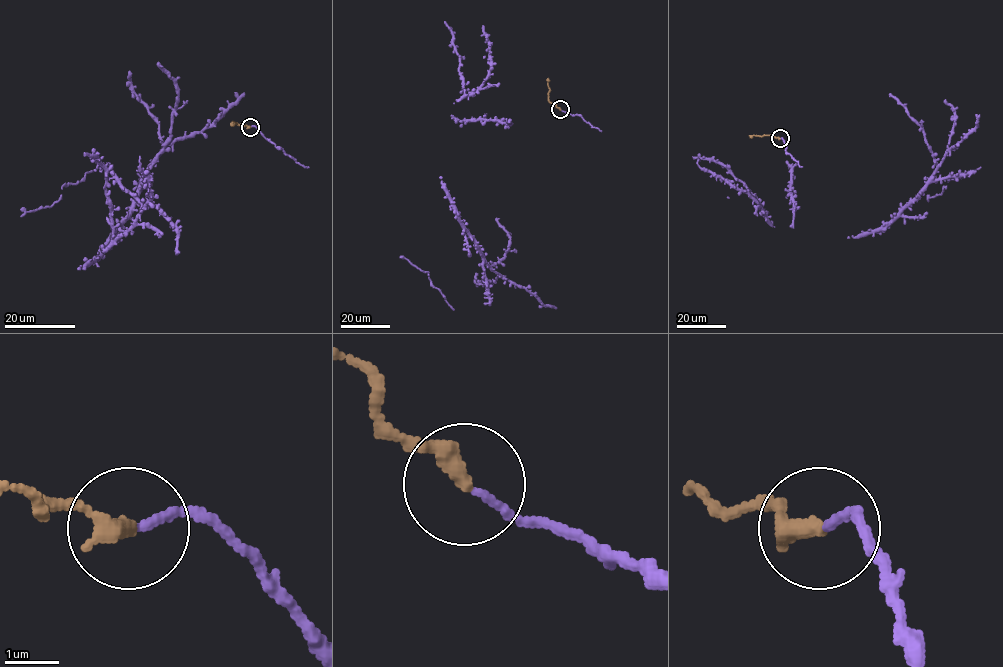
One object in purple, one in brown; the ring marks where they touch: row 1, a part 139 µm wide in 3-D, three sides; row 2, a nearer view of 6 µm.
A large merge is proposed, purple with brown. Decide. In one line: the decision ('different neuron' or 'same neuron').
same neuron

